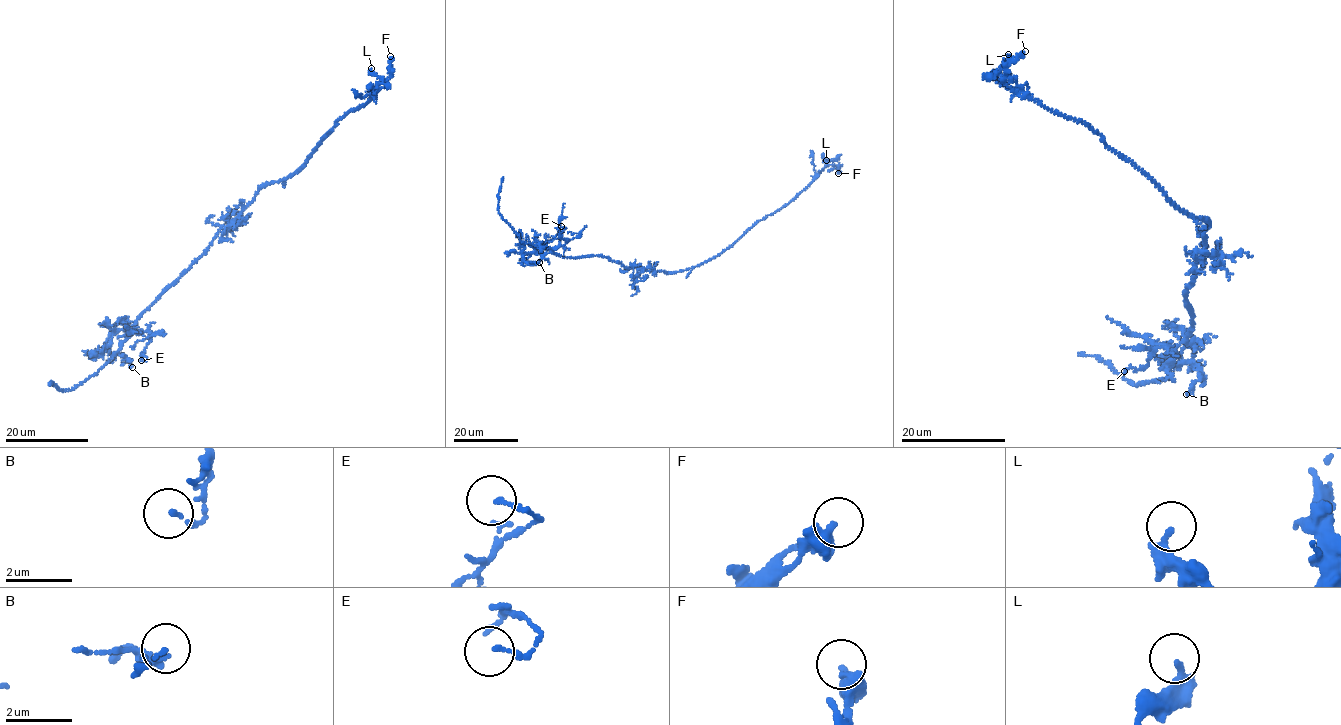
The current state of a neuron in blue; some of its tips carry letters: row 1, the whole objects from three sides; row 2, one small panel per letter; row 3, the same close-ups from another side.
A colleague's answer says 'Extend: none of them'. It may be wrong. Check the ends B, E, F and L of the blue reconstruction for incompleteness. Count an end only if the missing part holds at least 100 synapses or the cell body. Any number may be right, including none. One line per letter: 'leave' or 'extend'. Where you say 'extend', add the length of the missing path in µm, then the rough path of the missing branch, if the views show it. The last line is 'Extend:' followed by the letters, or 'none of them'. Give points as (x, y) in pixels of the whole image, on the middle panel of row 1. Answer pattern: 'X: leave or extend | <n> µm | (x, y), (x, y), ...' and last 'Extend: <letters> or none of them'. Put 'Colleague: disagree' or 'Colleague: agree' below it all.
B: leave
E: leave
F: leave
L: leave
Extend: none of them
Colleague: agree

